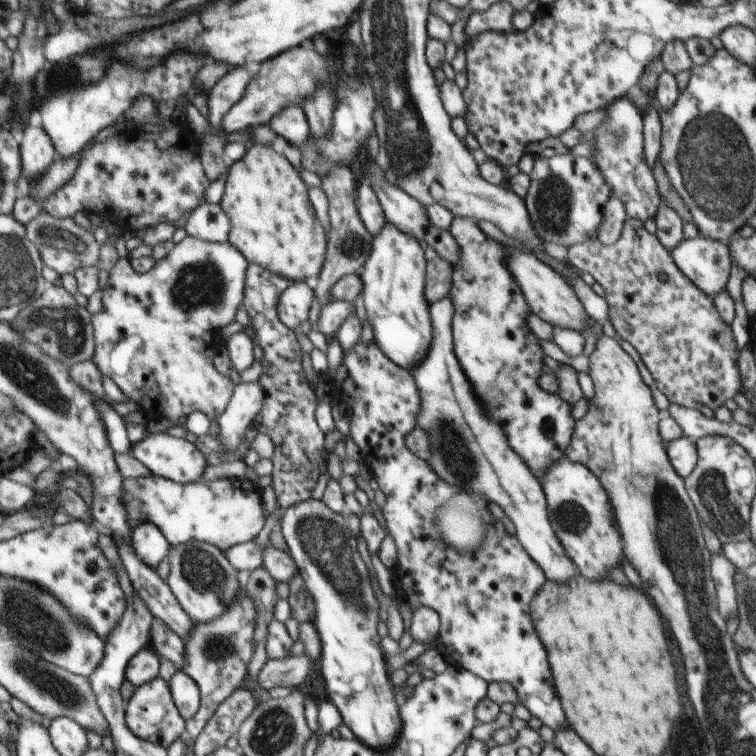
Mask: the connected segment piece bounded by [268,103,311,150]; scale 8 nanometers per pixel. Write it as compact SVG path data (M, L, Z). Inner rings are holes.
M296 103L276 113L268 125L277 135L285 138L290 145L298 146L300 150L311 132L304 109Z

